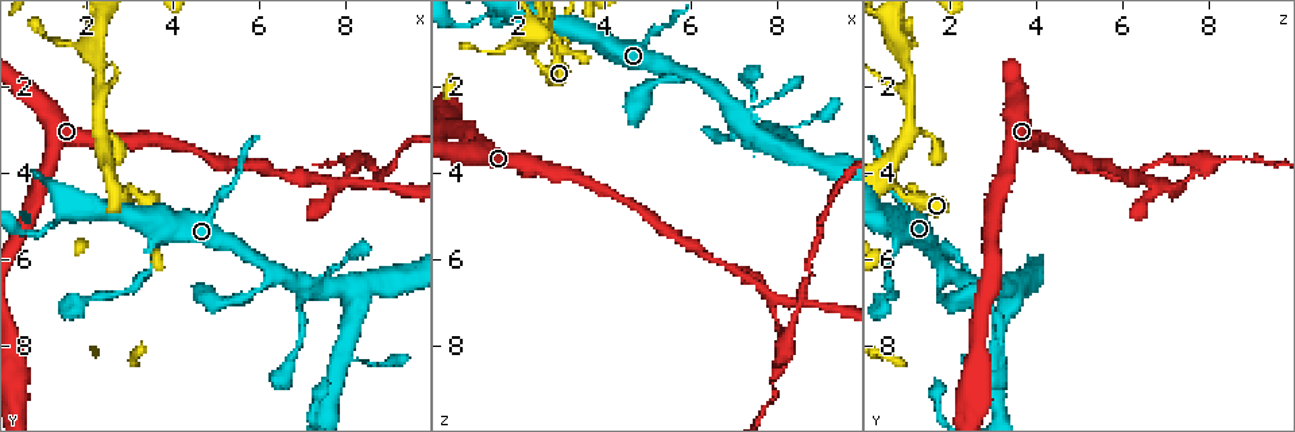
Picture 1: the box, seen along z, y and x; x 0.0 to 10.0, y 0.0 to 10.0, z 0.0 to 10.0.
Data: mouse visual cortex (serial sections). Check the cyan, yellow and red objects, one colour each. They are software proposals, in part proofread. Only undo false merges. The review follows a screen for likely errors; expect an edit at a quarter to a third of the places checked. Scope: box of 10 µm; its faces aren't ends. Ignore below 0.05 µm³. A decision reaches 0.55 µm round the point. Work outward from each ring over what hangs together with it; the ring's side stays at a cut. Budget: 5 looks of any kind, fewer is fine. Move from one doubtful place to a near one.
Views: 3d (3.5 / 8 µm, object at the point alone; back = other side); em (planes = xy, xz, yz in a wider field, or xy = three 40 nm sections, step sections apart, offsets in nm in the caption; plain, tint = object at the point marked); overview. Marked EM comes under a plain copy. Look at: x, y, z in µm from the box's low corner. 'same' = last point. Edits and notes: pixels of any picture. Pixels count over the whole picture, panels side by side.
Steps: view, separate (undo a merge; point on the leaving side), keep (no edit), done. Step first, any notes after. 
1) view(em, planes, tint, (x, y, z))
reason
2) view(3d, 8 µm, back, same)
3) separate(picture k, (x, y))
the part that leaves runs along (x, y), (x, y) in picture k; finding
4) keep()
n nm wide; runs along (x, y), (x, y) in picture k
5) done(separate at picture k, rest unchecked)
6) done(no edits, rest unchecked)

view(3d, 8 µm, (8.75, 8.55, 2.90))
a narrow waist

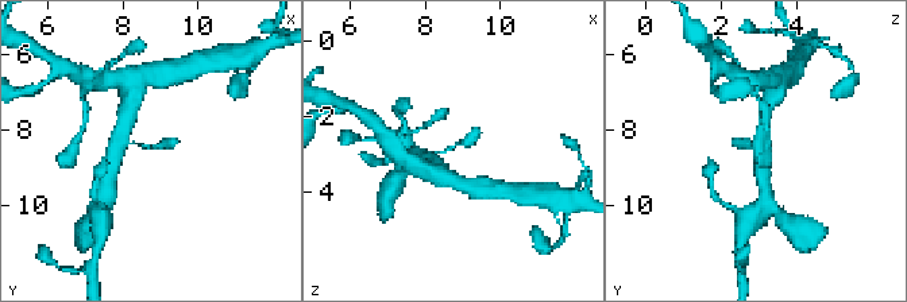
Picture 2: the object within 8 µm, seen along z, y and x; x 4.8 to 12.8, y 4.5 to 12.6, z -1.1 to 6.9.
view(3d, 3.5 µm, same)

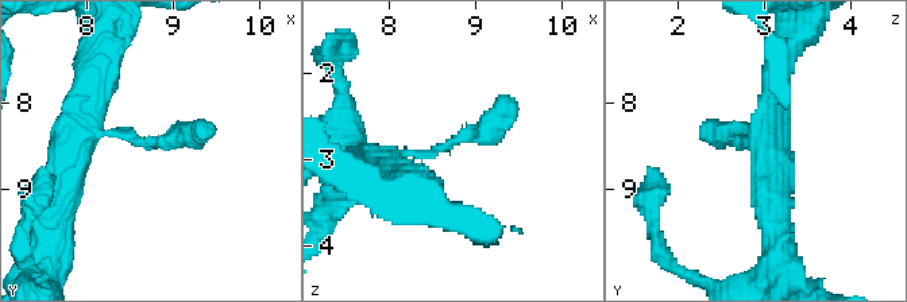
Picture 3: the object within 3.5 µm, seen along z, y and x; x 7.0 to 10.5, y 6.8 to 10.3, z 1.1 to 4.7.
view(em, xy, step 3, tint, (8.80, 8.50, 2.80))
need the tissue

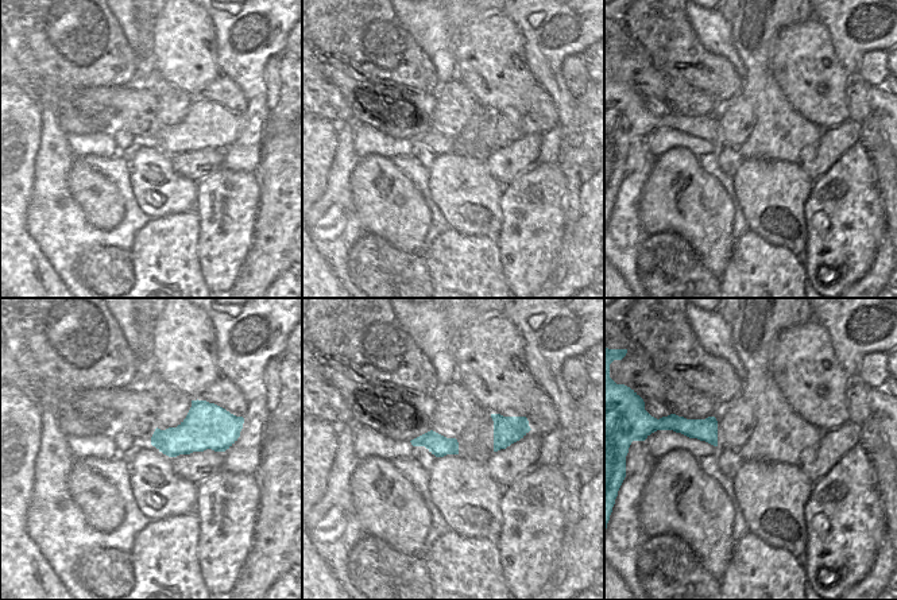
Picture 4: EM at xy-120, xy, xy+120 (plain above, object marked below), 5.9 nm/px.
keep()
runs along (388, 167), (479, 134), (508, 96) in picture 3; one cell here

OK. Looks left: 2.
view(3d, 3.5 µm, (7.85, 4.30, 6.90))
four-way junction

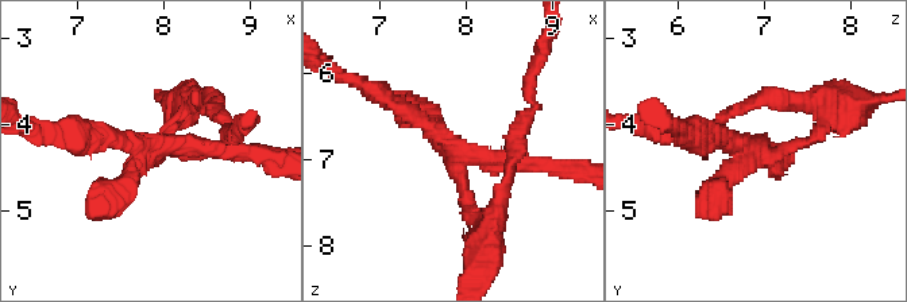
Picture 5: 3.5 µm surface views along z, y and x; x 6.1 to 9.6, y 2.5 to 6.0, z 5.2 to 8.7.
view(em, xy, step 3, tint, (7.90, 4.25, 6.90))
4 arms; arms of 150, 200, 250, 250 nm; need the tissue

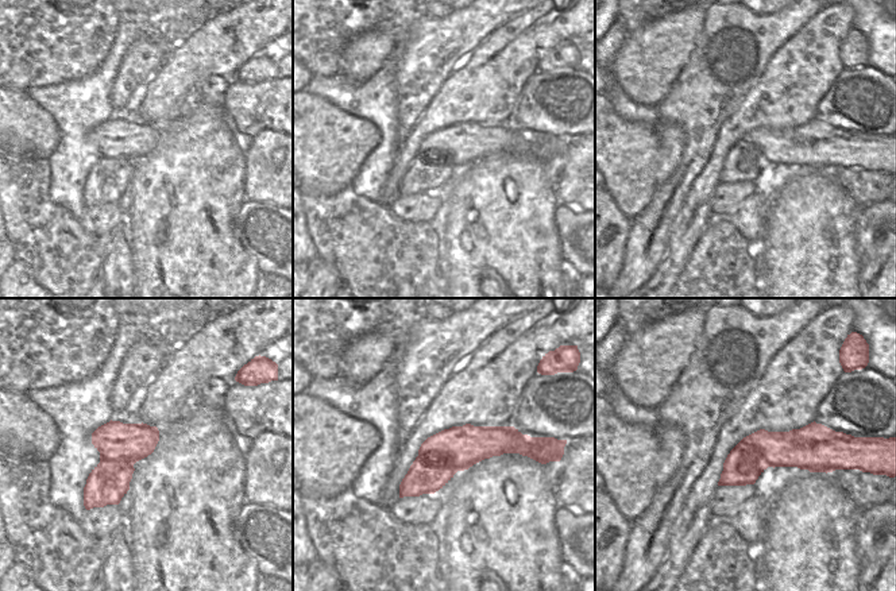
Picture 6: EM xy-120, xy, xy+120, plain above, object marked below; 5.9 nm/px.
separate(picture 5, (130, 197))
border along (418, 455), (448, 451), (459, 470) in picture 6; a second cell is stuck on

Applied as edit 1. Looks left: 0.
done(separate at picture 5, rest unchecked)

